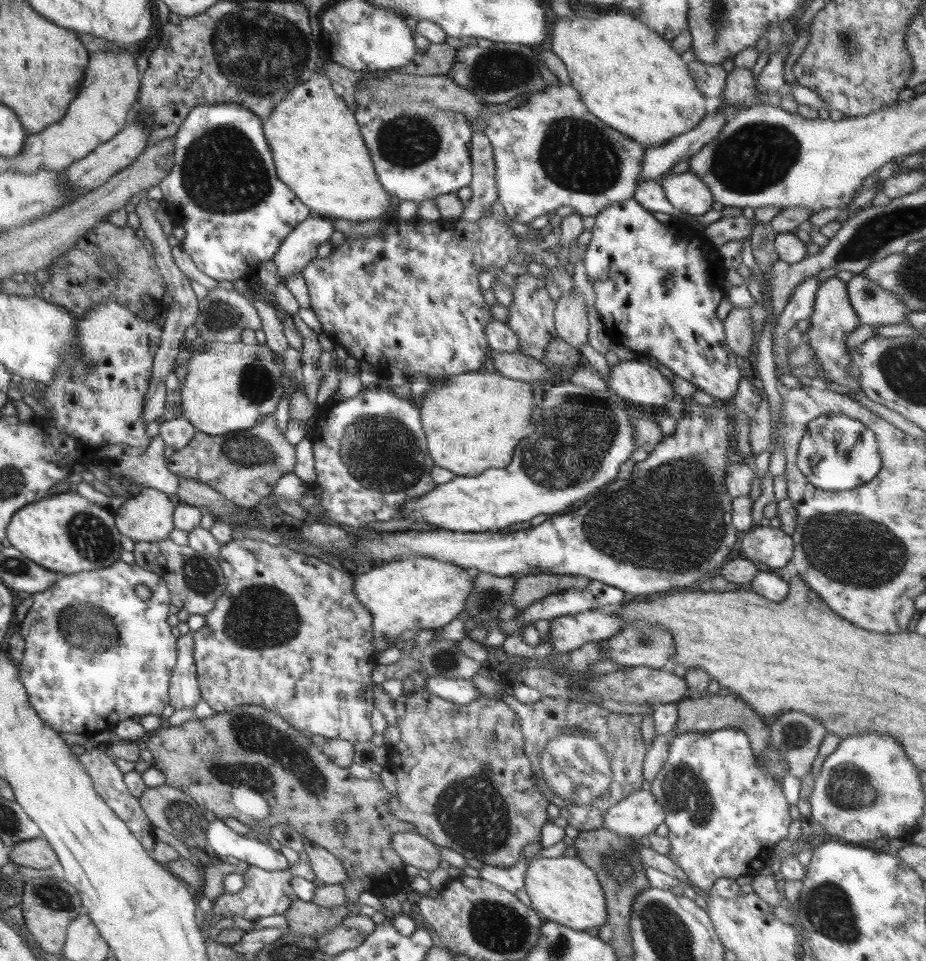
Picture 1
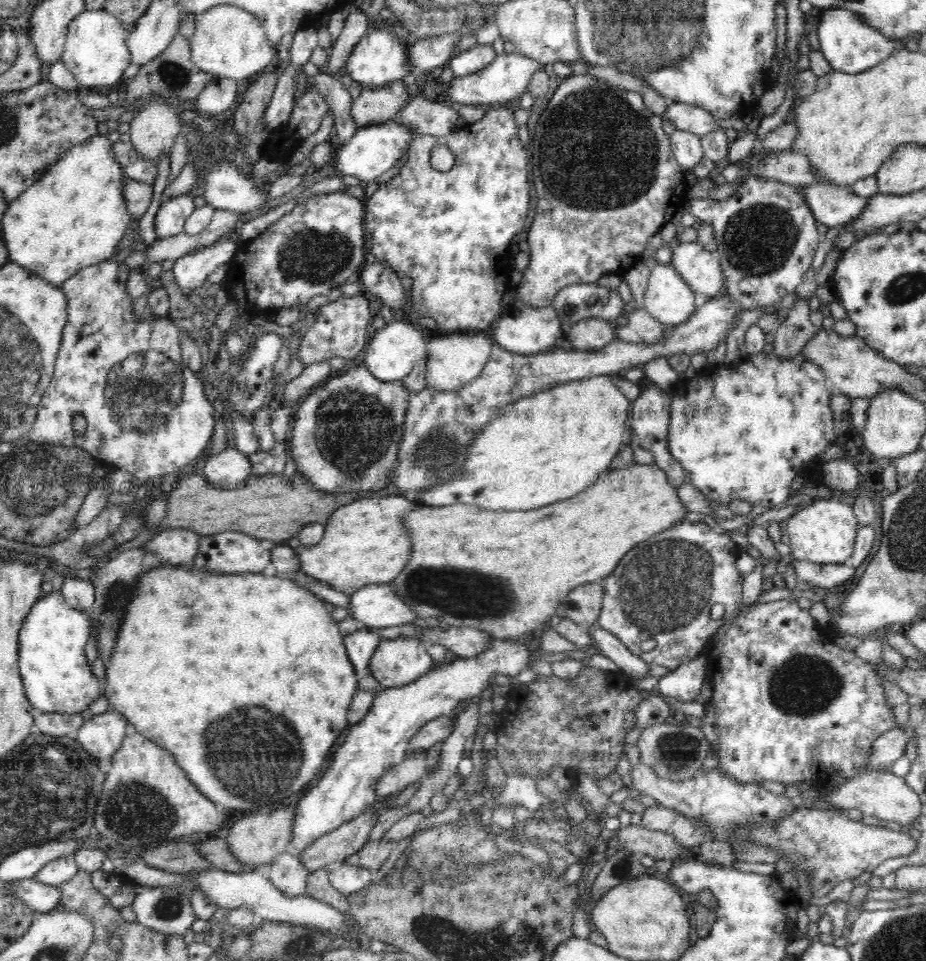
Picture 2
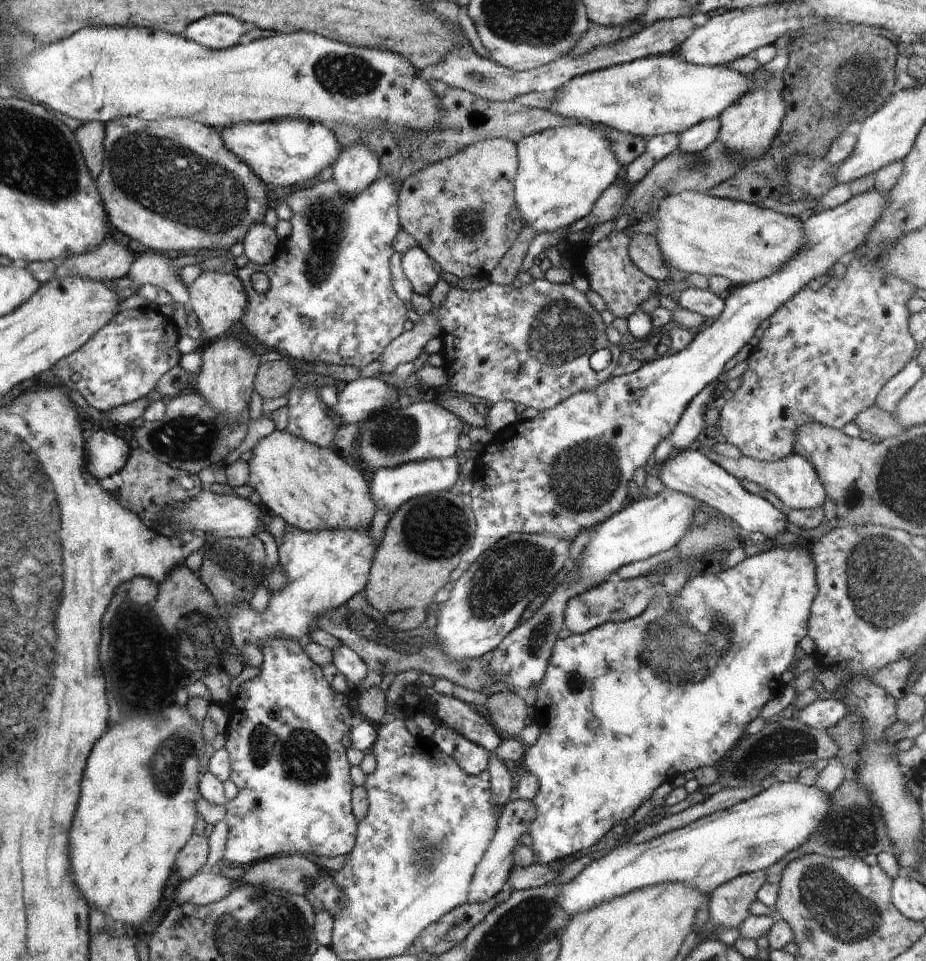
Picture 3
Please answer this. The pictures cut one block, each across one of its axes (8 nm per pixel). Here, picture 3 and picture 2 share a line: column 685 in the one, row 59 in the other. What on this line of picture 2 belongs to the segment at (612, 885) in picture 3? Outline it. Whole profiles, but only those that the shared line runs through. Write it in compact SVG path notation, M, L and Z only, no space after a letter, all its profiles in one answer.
M828 8L822 13L817 29L819 50L824 53L834 71L856 74L879 65L894 51L893 39L864 22L858 13L846 9Z

